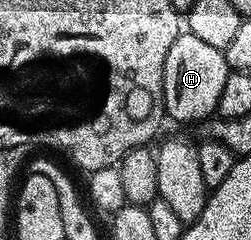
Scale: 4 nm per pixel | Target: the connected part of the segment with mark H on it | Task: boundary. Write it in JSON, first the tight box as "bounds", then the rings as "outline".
{"bounds":[163,31,228,120],"outline":[[[180,31],[179,37],[169,46],[163,75],[163,110],[175,120],[203,120],[216,115],[219,99],[225,90],[228,74],[224,49],[209,46],[192,32]]]}

